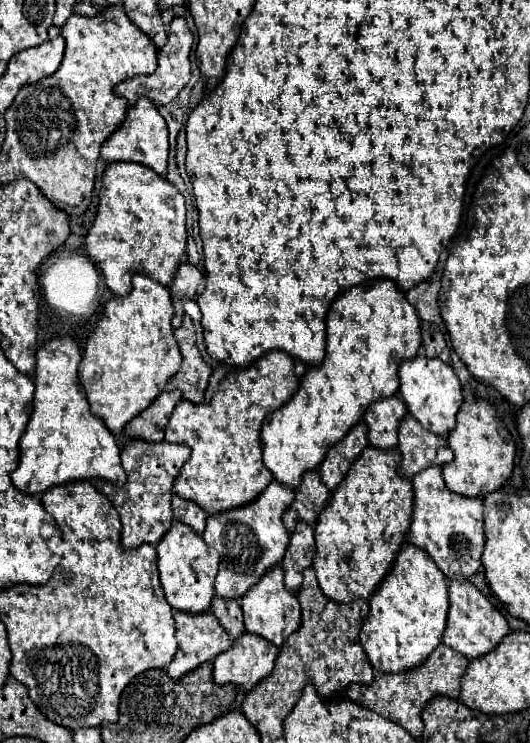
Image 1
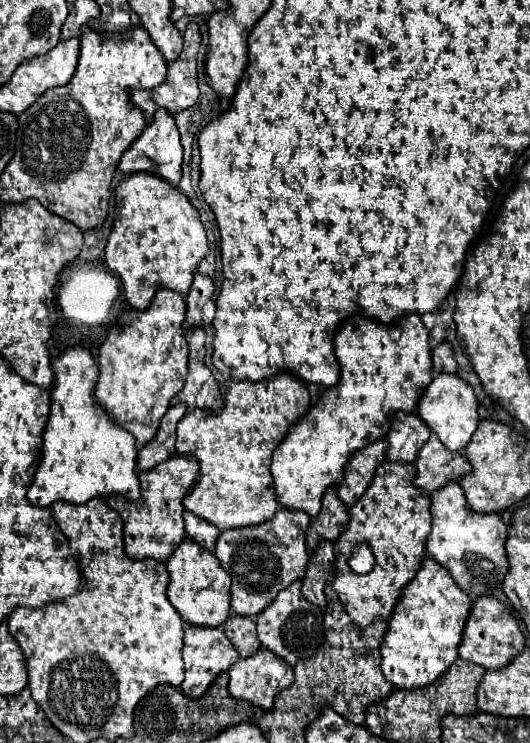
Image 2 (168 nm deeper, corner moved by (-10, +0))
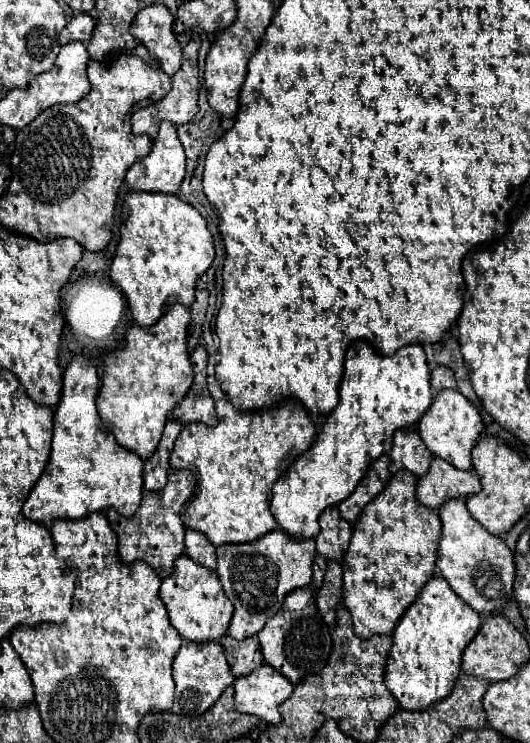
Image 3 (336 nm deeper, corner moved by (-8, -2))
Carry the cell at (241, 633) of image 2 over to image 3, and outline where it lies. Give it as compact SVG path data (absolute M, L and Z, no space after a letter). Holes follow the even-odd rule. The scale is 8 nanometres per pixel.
M226 633L226 637L220 639L220 643L228 657L230 669L236 677L248 675L250 671L254 671L256 667L262 665L262 653L260 653L260 645L258 645L256 637L246 637L246 639L238 641Z

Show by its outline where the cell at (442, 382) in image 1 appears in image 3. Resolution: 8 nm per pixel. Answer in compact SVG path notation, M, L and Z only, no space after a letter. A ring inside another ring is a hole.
M442 389L434 397L428 411L418 421L418 431L420 431L420 437L424 439L426 447L436 457L442 457L444 461L452 463L458 469L472 469L470 451L476 445L482 429L484 429L484 425L482 425L482 417L480 417L478 409L456 389Z

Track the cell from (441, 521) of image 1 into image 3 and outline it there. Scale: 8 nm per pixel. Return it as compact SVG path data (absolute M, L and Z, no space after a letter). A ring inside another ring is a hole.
M460 497L440 505L438 515L442 521L442 535L436 555L436 571L450 583L456 595L460 595L480 615L502 609L502 605L512 599L514 583L514 555L506 541L498 535L488 533L468 513L466 503Z

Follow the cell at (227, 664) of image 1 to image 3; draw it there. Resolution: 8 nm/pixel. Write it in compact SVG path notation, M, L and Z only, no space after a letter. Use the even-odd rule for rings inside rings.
M262 665L252 673L238 677L234 681L234 705L240 713L250 713L266 723L278 725L280 713L278 705L288 699L294 691L294 685L270 665Z

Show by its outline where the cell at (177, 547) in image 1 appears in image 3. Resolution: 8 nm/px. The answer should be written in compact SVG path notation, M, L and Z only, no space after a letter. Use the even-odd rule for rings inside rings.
M182 553L176 563L174 571L162 579L160 597L168 609L170 623L178 629L184 639L190 641L218 641L228 631L228 623L232 617L232 603L226 597L218 575L212 569L204 569L200 563L192 561L186 553Z

